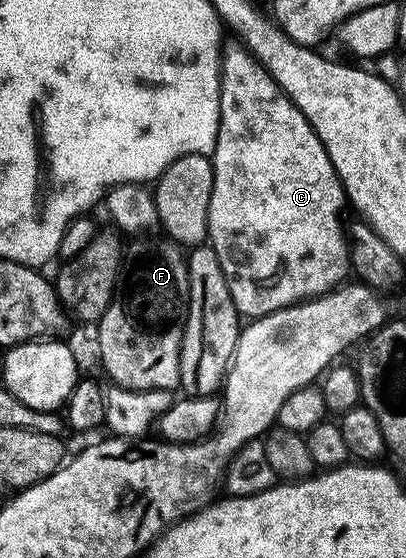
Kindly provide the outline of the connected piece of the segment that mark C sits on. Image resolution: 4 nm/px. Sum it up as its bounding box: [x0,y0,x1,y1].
[208,44,352,320]

